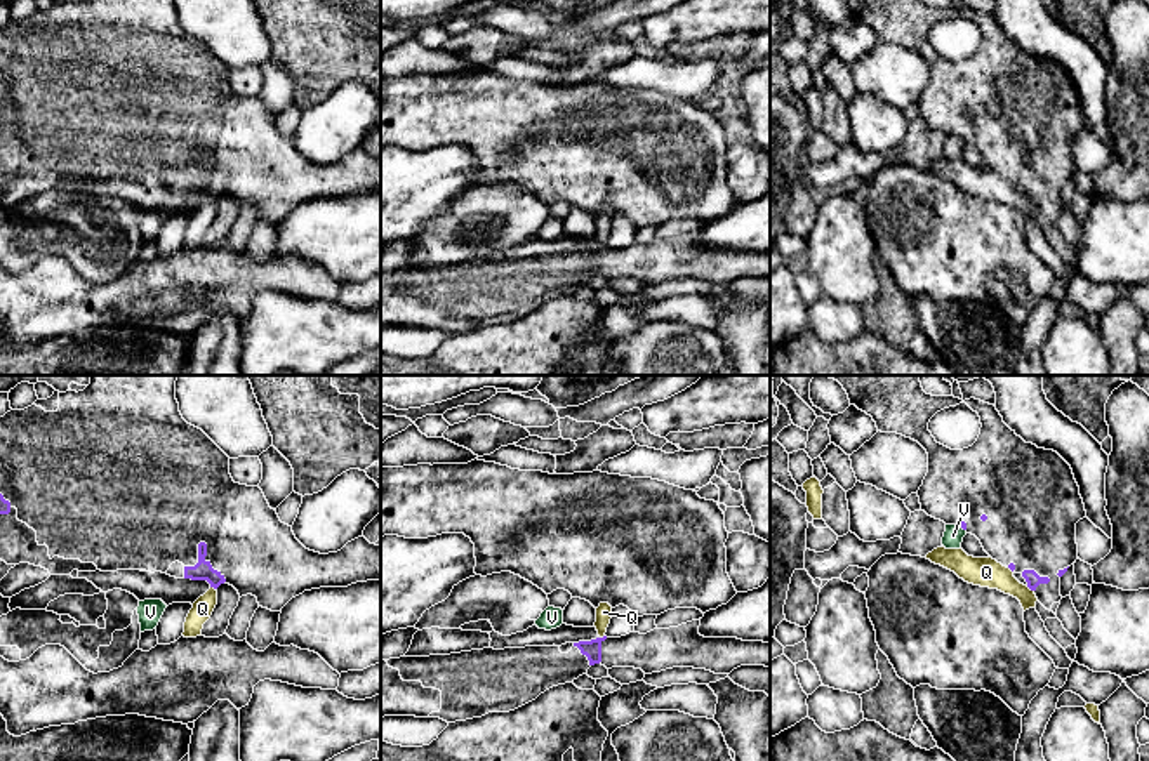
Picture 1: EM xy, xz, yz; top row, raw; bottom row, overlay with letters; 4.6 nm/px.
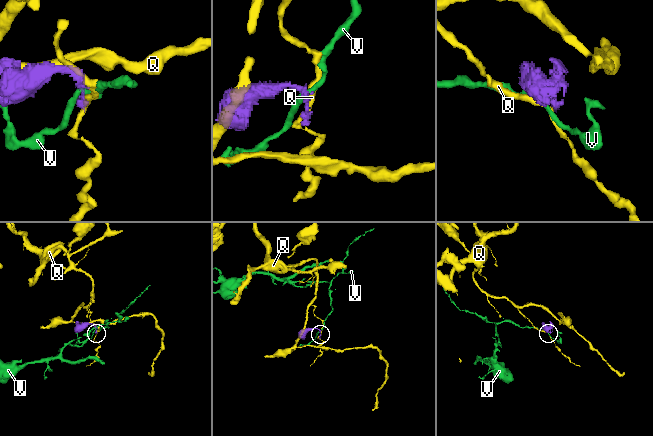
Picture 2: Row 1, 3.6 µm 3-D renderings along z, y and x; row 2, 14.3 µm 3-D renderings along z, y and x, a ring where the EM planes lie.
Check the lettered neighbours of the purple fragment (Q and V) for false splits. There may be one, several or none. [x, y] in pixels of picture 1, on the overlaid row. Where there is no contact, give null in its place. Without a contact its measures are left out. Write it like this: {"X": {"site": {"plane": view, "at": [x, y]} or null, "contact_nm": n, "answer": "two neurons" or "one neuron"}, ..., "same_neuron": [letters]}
{"Q": {"site": {"plane": "yz", "at": [1029, 588]}, "contact_nm": 50, "answer": "two neurons"}, "V": {"site": {"plane": "yz", "at": [962, 527]}, "contact_nm": 50, "answer": "two neurons"}, "same_neuron": []}

